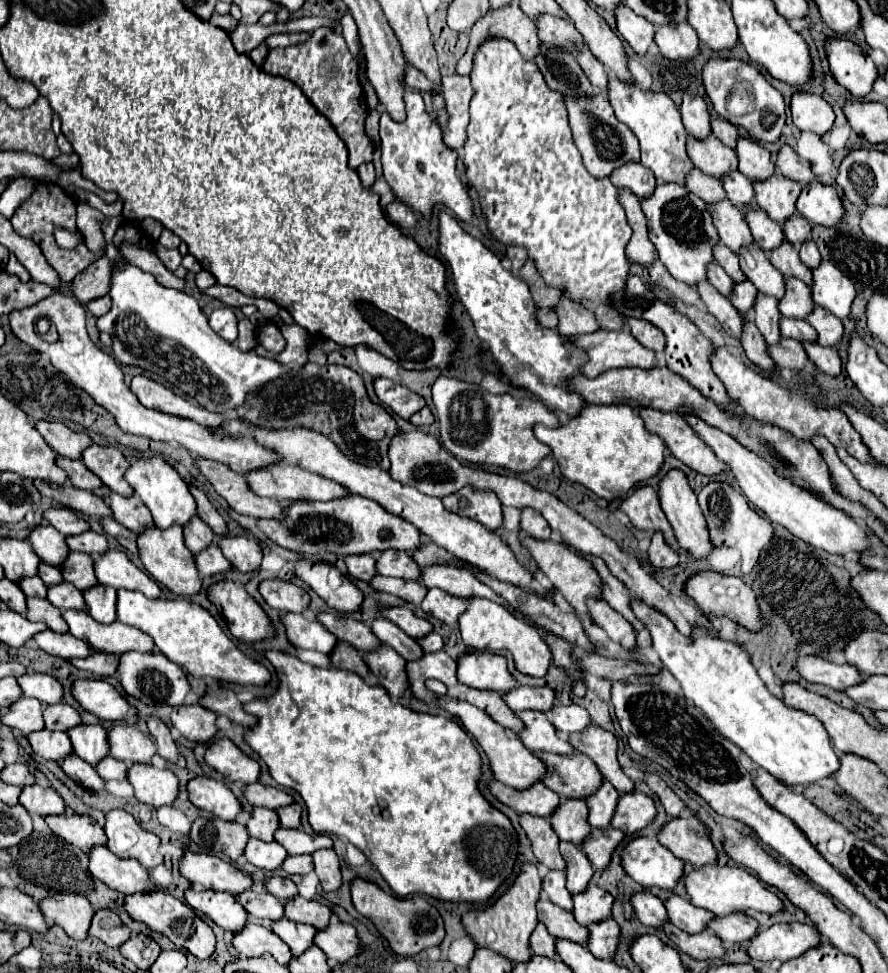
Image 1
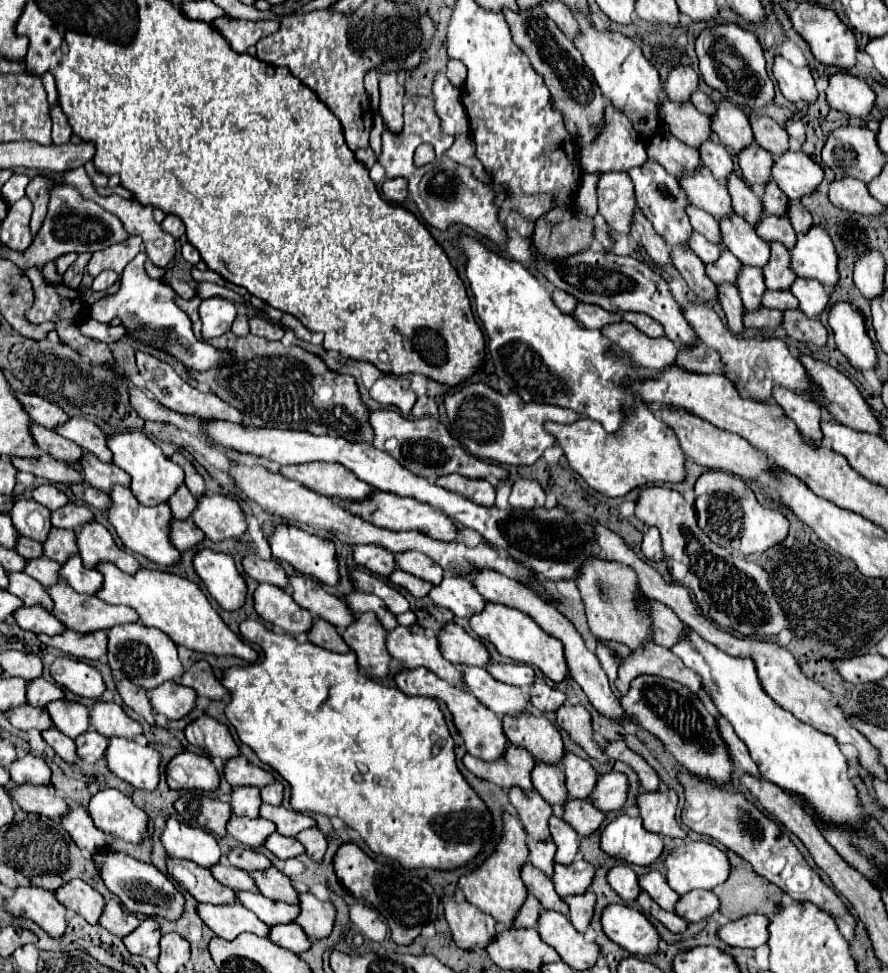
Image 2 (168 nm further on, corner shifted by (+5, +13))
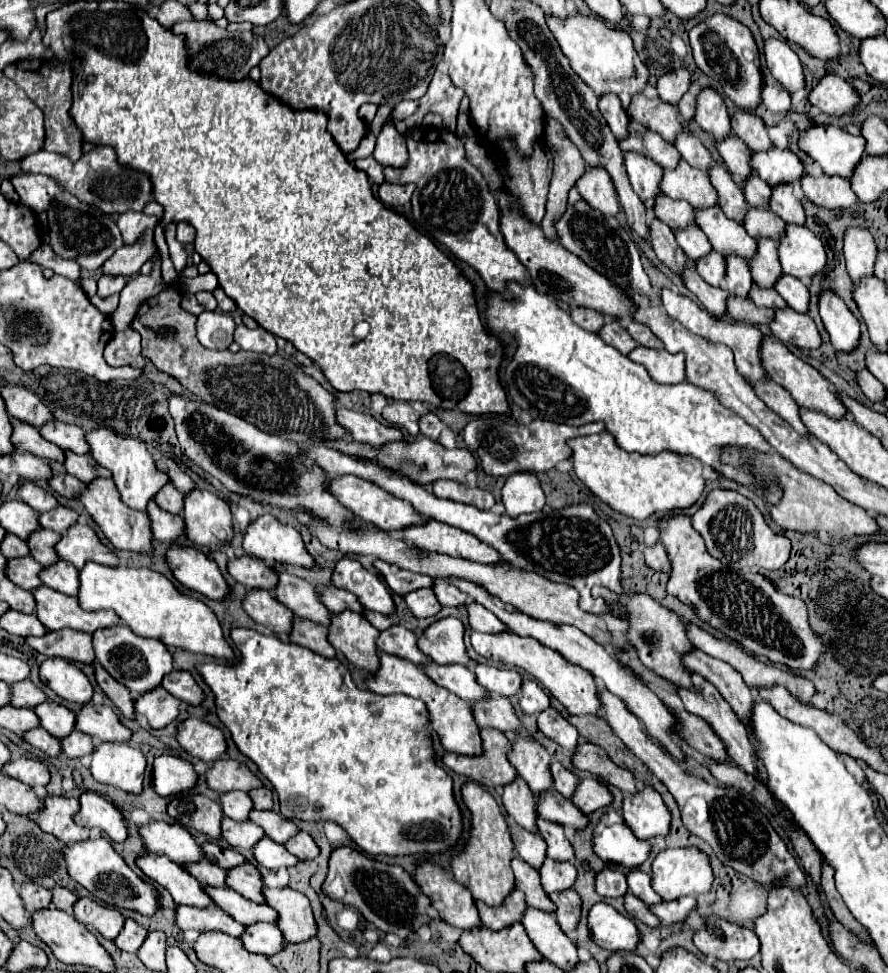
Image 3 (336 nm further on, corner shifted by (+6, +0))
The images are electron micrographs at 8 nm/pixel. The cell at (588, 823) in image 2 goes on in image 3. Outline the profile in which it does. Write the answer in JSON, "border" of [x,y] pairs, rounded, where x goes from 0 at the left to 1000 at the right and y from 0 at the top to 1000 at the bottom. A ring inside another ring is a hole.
{"border":[[[624,811],[613,813],[610,817],[604,817],[604,836],[610,842],[617,842],[644,852],[658,852],[662,848],[662,840],[655,838],[655,834],[651,834],[651,829],[642,825],[642,821],[635,821]]]}

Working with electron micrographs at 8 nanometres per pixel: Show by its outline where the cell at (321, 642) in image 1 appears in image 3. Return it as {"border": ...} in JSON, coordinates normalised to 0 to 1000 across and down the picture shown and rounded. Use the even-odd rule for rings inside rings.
{"border":[[[300,605],[277,607],[277,612],[273,616],[273,624],[282,636],[297,642],[309,653],[313,653],[313,651],[324,653],[329,649],[331,630],[324,624],[320,624],[318,620],[313,620],[313,616]]]}

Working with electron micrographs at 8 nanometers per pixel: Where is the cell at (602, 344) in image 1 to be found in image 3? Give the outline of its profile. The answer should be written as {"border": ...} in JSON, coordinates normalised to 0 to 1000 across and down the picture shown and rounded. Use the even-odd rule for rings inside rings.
{"border":[[[716,357],[709,365],[712,371],[727,377],[732,387],[741,394],[764,396],[773,392],[770,379],[770,365],[768,363],[752,363],[750,359],[732,359],[732,357]]]}

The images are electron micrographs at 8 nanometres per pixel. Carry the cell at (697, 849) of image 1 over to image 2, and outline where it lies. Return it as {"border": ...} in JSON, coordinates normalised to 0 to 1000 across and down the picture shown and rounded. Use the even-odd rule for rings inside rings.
{"border":[[[742,812],[742,814],[724,814],[717,820],[720,839],[724,841],[724,849],[731,855],[753,859],[753,861],[771,861],[771,855],[765,851],[760,843],[762,835],[762,816],[760,812]]]}

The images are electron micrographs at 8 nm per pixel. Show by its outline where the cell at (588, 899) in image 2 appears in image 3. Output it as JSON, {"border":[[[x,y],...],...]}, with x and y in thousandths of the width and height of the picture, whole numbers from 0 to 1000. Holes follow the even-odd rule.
{"border":[[[646,914],[642,916],[628,916],[624,920],[619,920],[619,924],[626,930],[626,945],[628,951],[633,953],[635,959],[646,957],[653,945],[653,922]]]}

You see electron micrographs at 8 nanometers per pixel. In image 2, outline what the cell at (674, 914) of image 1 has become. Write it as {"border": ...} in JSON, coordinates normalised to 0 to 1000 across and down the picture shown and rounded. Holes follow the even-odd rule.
{"border":[[[733,894],[731,898],[720,900],[720,909],[747,935],[760,935],[760,927],[767,921],[760,919],[756,911],[751,911],[751,902],[747,898],[742,898],[740,894]]]}

